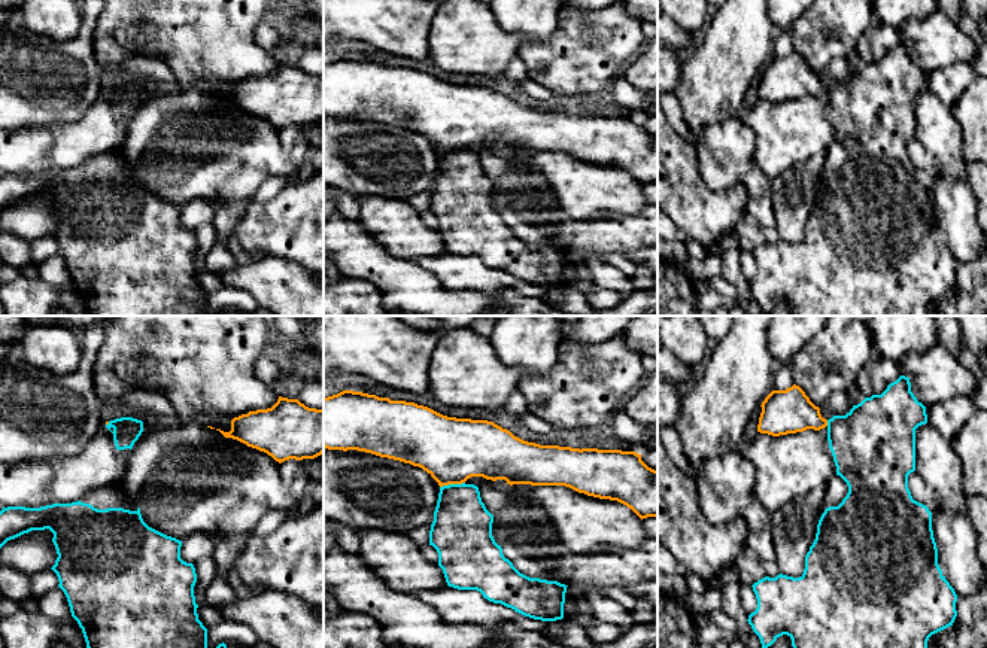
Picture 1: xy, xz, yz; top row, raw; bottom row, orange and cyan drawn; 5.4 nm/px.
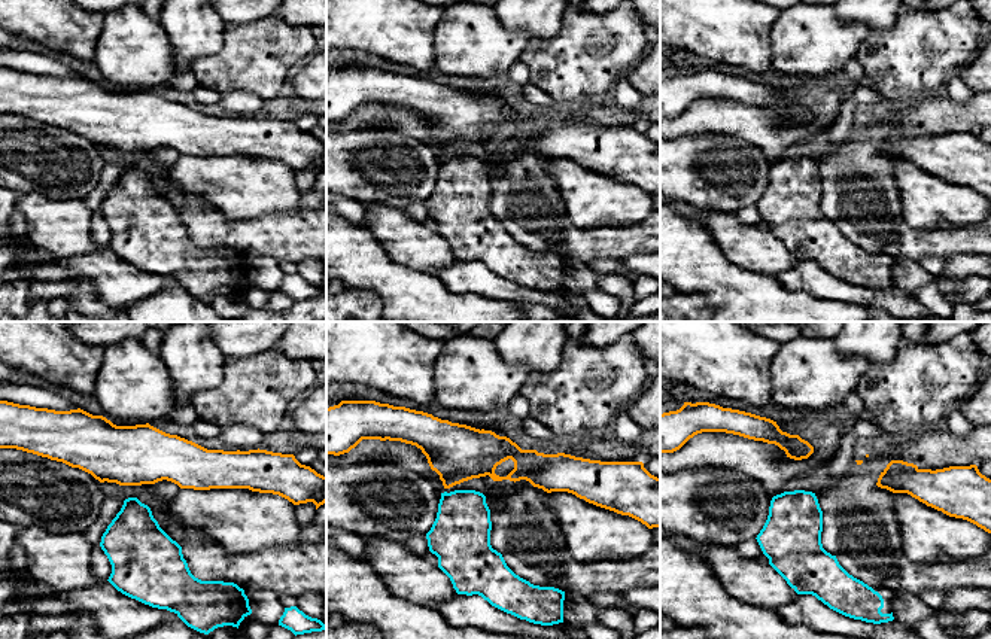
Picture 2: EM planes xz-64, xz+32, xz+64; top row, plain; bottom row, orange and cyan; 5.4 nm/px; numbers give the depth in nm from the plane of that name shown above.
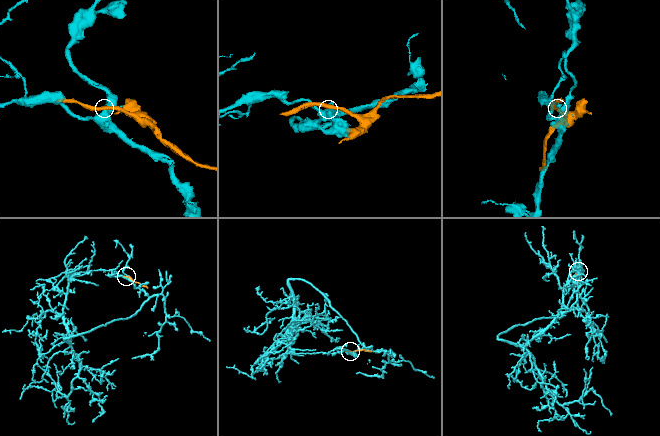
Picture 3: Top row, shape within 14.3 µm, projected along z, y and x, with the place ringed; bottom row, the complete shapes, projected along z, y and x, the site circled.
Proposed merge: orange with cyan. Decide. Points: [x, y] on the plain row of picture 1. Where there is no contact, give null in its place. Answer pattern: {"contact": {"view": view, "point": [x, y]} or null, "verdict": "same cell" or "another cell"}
{"contact": {"view": "xz", "point": [452, 149]}, "verdict": "another cell"}

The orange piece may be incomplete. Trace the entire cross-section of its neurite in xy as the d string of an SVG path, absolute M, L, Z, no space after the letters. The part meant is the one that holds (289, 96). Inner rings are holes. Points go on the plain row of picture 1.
M279 63L271 74L234 83L230 98L216 97L225 104L237 106L247 113L267 119L279 130L289 125L315 125L324 119L324 76L309 74L298 66Z

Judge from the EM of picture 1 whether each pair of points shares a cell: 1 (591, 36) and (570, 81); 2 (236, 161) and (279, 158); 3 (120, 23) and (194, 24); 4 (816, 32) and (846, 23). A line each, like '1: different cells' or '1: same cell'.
1: same cell
2: same cell
3: same cell
4: same cell

